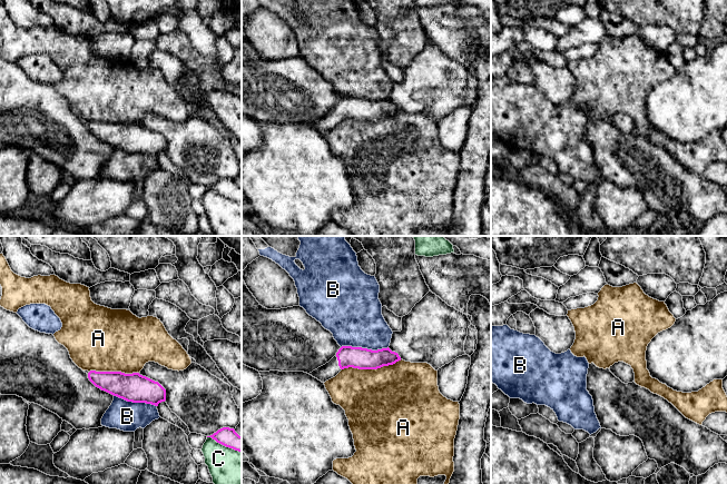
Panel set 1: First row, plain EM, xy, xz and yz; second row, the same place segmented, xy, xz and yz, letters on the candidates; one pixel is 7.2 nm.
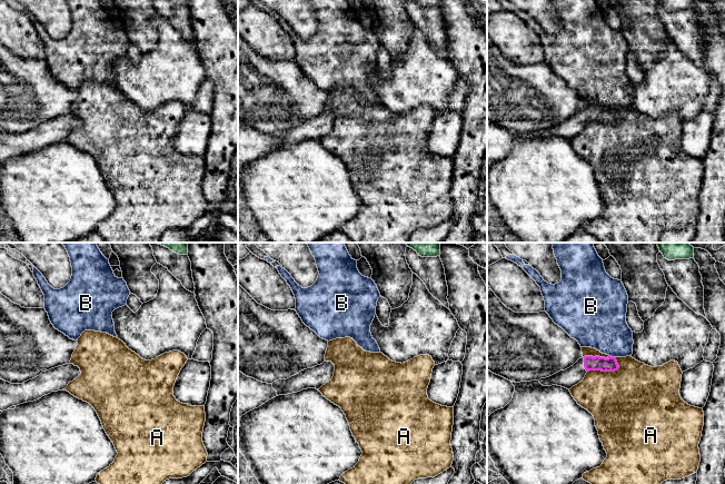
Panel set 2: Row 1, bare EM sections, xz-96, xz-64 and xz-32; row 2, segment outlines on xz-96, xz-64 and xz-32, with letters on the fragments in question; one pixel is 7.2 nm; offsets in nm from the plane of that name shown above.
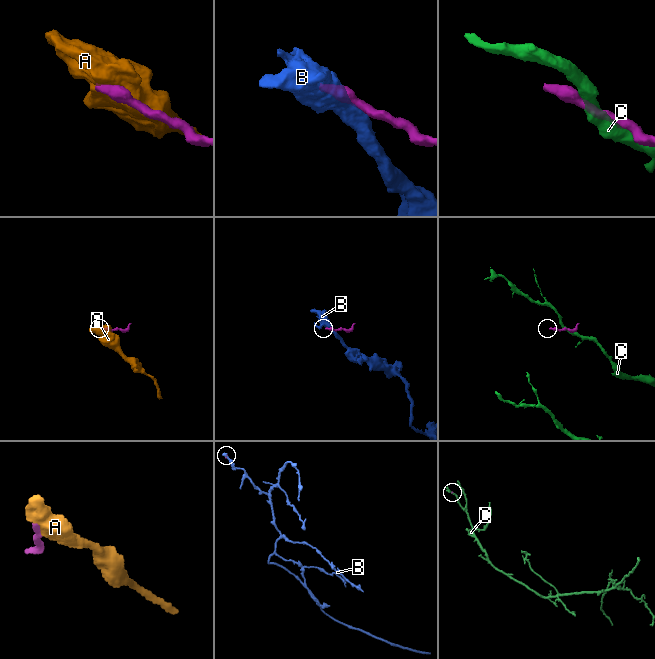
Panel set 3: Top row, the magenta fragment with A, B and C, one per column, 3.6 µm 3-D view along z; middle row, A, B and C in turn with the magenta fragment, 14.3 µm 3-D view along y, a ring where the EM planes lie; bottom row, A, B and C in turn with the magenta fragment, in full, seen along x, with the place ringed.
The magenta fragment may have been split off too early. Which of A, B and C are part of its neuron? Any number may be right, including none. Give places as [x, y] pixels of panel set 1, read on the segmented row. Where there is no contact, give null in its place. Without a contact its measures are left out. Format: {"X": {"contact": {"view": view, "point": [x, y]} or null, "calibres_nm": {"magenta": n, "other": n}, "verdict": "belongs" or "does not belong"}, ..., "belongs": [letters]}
{"A": {"contact": {"view": "xz", "point": [371, 368]}, "calibres_nm": {"magenta": 160, "other": 480}, "verdict": "does not belong"}, "B": {"contact": {"view": "xz", "point": [364, 348]}, "calibres_nm": {"magenta": 160, "other": 400}, "verdict": "does not belong"}, "C": {"contact": {"view": "xy", "point": [224, 445]}, "calibres_nm": {"magenta": 140, "other": 260}, "verdict": "does not belong"}, "belongs": []}

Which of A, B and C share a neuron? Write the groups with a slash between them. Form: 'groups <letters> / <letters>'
groups A / B / C

